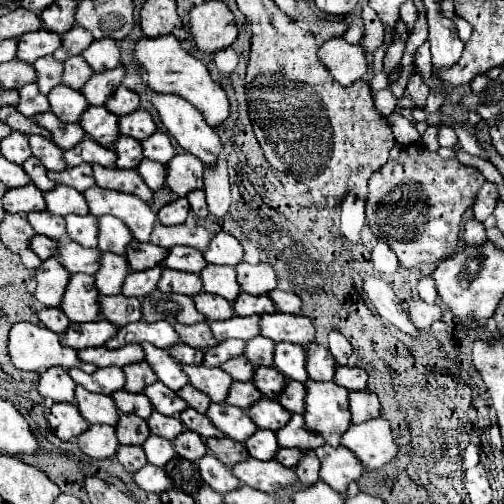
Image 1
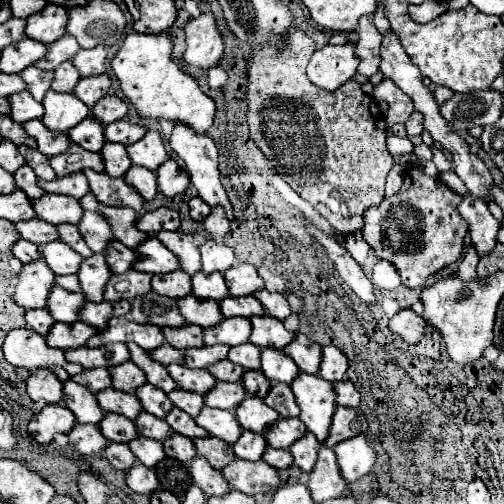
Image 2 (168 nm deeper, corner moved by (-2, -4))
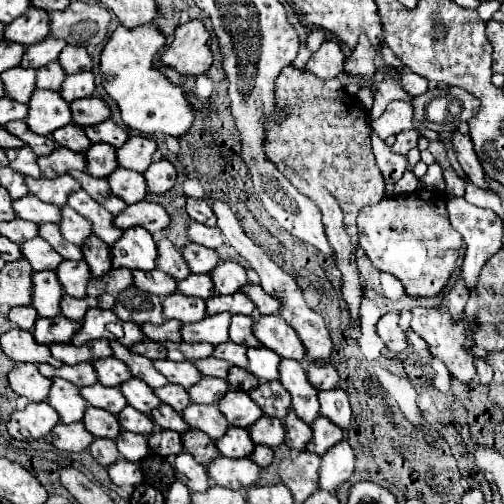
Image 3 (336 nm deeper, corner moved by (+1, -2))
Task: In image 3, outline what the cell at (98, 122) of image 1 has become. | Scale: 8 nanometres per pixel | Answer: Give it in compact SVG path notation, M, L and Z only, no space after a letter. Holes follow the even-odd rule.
M69 124L69 126L63 126L63 128L57 128L51 138L55 140L55 144L63 146L63 148L69 148L73 152L85 152L91 142L89 138L85 138L85 132L81 126L77 124Z

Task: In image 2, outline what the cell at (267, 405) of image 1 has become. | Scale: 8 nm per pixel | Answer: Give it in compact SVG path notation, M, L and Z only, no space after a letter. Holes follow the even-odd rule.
M250 396L238 406L236 418L244 430L264 434L264 432L268 432L268 428L272 428L276 424L276 420L280 420L280 414L276 410L272 410L270 406L266 406L262 398Z

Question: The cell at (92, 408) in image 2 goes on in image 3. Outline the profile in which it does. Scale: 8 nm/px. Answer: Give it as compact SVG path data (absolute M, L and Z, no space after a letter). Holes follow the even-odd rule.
M53 378L51 380L51 390L49 390L49 398L47 402L51 404L51 408L59 414L63 424L71 424L83 418L83 412L87 408L87 402L81 398L79 388L75 388L71 382L61 380L61 378Z

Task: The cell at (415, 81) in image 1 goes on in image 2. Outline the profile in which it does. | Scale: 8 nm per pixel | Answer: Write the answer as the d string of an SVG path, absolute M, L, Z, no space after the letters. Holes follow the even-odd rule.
M412 112L410 118L406 120L406 132L408 132L408 136L422 134L422 130L424 130L424 124L422 122L424 122L422 120L422 114L420 112Z

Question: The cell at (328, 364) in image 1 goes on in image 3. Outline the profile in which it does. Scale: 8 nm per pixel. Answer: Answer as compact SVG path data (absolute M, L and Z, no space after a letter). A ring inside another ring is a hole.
M261 314L259 320L253 324L253 334L265 348L273 350L281 358L305 358L301 340L297 338L297 334L293 334L293 328L279 314Z

